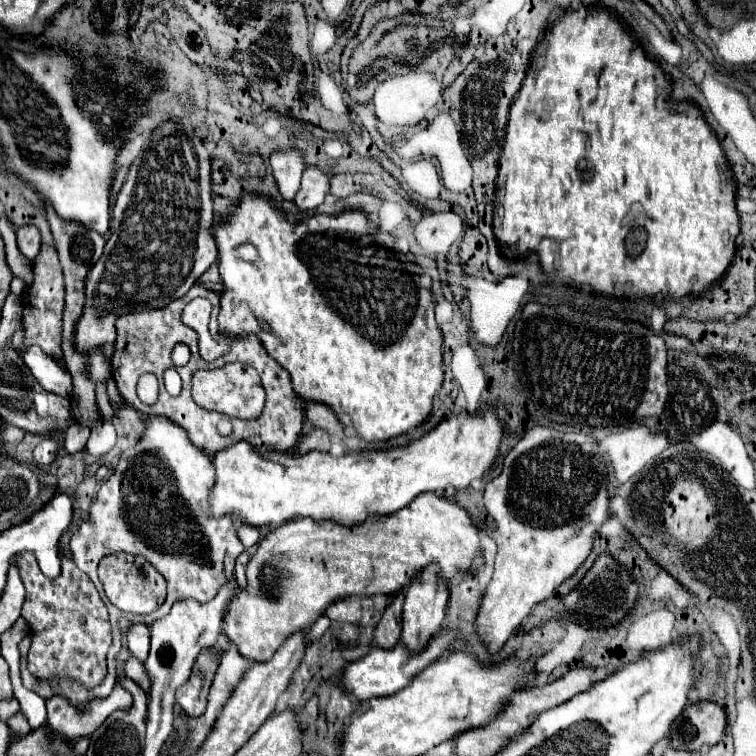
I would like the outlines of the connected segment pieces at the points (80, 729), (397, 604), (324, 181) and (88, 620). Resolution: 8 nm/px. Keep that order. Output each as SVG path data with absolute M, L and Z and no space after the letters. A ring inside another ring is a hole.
M121 685L105 699L95 697L81 707L75 707L67 697L53 695L47 699L47 725L73 741L91 735L115 709L129 709L131 705L131 694Z
M403 591L393 595L393 601L385 607L381 621L375 629L373 643L377 647L393 647L401 637L401 609L403 609Z
M307 167L307 171L303 173L301 189L295 195L295 203L303 211L315 209L325 201L325 197L329 195L329 189L331 189L331 177L319 167Z
M59 551L59 561L61 575L55 581L39 571L35 555L25 553L15 557L15 565L19 567L19 575L27 591L23 619L27 619L33 635L27 656L28 670L39 679L49 679L51 675L69 675L79 679L85 687L97 687L103 683L107 673L105 655L111 645L109 615L93 581L79 571L63 551Z

